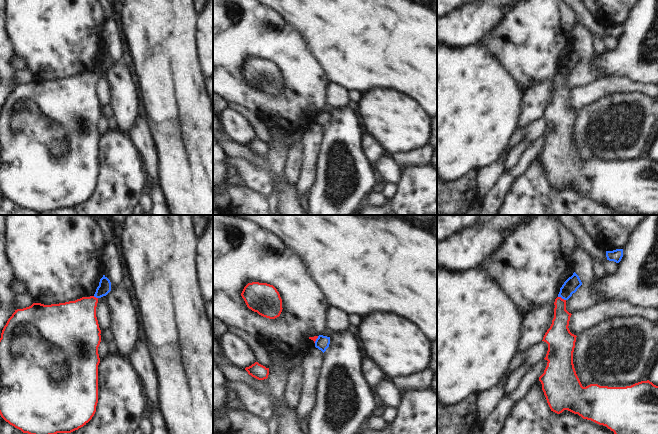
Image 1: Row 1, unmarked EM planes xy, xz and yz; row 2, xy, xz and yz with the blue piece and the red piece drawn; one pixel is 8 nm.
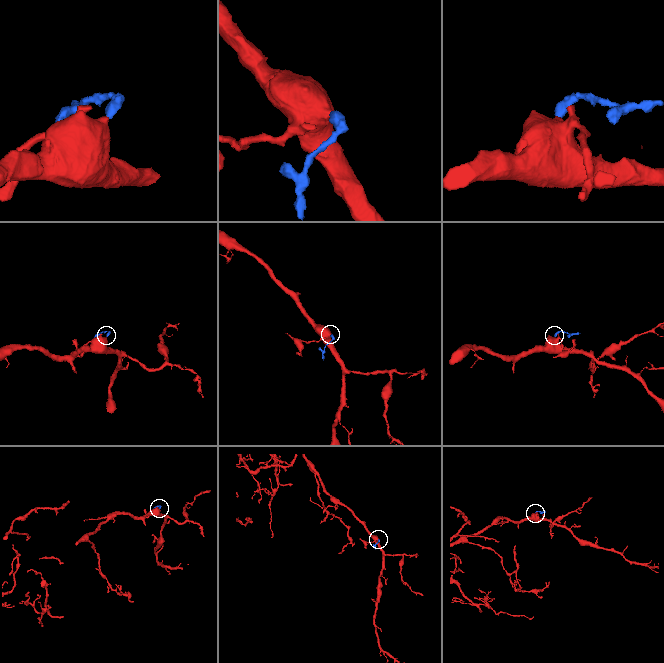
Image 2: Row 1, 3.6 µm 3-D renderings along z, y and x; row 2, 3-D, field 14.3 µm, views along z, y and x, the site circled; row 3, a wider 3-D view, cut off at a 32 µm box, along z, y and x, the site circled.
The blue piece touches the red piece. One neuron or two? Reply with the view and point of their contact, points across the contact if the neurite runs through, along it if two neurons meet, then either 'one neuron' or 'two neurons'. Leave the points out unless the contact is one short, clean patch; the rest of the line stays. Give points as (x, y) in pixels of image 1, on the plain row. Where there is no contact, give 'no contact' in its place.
yz (562, 74) | along yz (558, 72), (565, 76) | two neurons

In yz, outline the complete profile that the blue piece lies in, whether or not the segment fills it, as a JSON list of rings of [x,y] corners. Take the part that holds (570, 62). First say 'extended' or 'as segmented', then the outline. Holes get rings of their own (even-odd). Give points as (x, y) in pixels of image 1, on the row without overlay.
as segmented; [[[574,48],[573,51],[569,53],[560,64],[558,73],[561,73],[564,76],[568,76],[581,61],[582,58],[579,52]]]

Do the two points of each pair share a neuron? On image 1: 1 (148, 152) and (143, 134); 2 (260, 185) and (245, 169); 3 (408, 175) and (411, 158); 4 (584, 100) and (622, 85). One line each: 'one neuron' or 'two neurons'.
1: one neuron
2: one neuron
3: two neurons
4: one neuron

